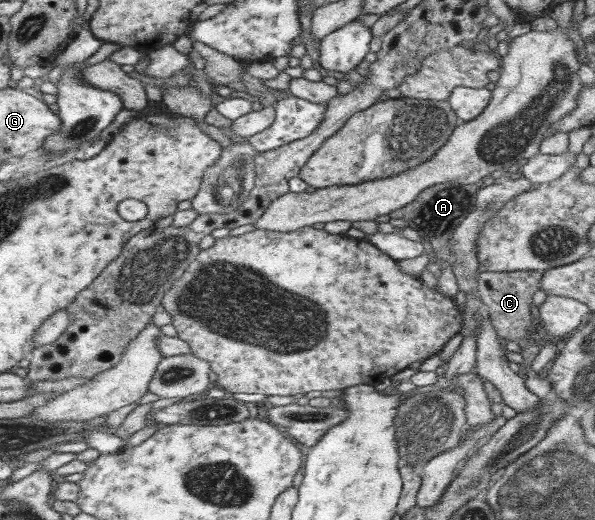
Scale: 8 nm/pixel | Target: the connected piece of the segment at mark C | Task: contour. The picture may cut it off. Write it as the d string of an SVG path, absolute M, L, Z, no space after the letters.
M538 271L482 272L477 275L476 297L483 303L483 312L489 315L500 340L504 338L516 342L518 339L527 339L527 335L534 332L530 299L534 291L539 289L541 275Z

